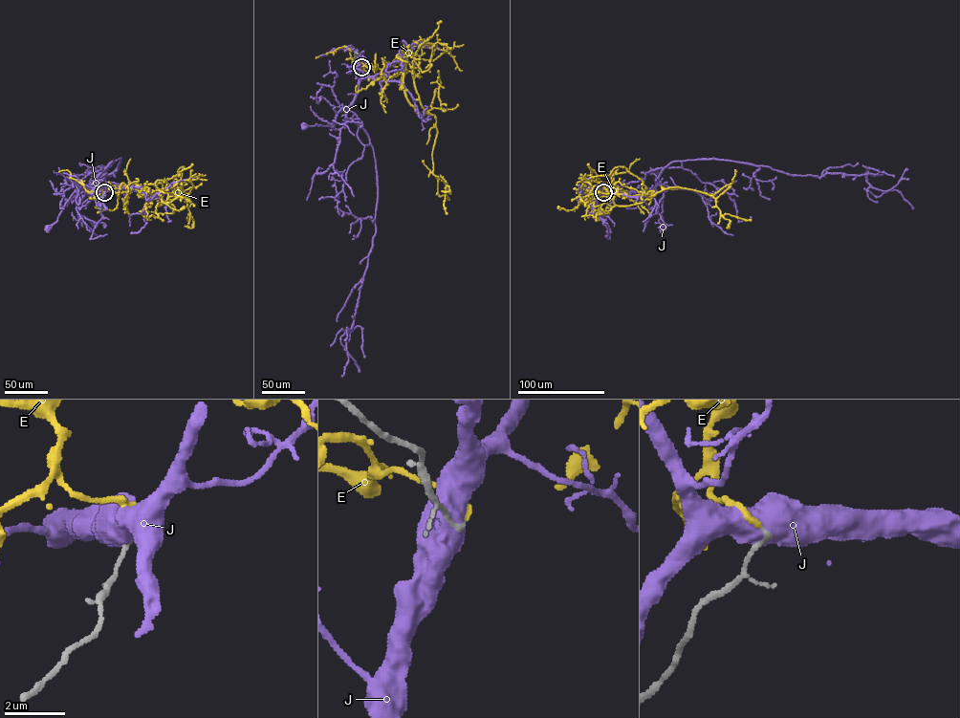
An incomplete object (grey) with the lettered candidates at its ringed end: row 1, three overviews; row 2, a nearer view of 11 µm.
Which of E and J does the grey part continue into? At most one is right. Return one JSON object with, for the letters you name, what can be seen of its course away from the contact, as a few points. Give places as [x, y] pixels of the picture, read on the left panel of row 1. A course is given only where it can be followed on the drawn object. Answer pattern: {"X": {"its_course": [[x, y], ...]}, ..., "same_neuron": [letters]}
{"E": {"its_course": [[104, 192], [113, 185], [147, 196], [163, 190], [159, 206], [161, 180], [162, 201], [173, 193]]}, "same_neuron": ["E"]}

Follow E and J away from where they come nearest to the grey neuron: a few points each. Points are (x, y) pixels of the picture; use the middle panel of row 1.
E: (361, 67), (374, 77), (402, 72), (420, 118), (412, 54), (425, 42), (433, 44), (429, 72)
J: (360, 67), (355, 97), (346, 112), (348, 122), (339, 129), (316, 124), (304, 125)

